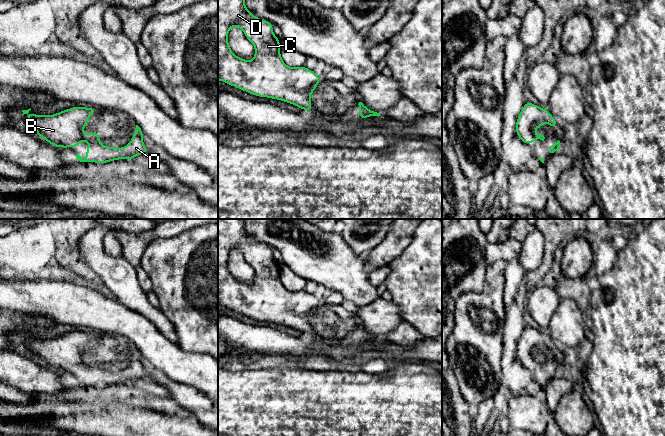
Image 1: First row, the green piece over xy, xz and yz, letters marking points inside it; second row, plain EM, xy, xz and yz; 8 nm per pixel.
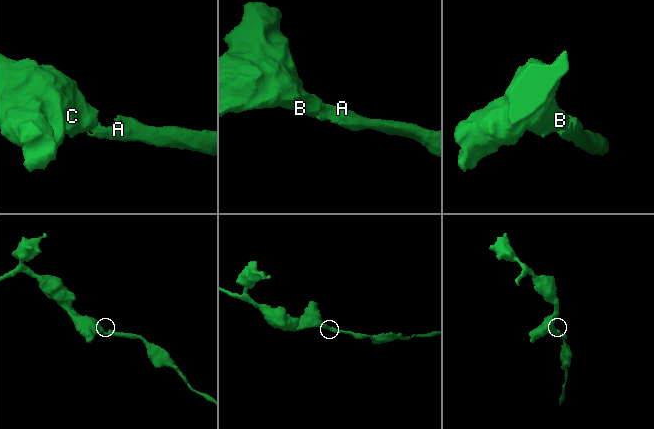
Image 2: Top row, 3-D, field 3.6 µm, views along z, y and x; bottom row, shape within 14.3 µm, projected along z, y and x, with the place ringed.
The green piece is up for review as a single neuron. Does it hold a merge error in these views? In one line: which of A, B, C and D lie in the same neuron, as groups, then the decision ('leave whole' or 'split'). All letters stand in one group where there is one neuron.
A B C D; leave whole

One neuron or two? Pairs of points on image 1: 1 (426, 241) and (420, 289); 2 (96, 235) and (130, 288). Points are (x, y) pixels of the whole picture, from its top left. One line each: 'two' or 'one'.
1: one
2: one

